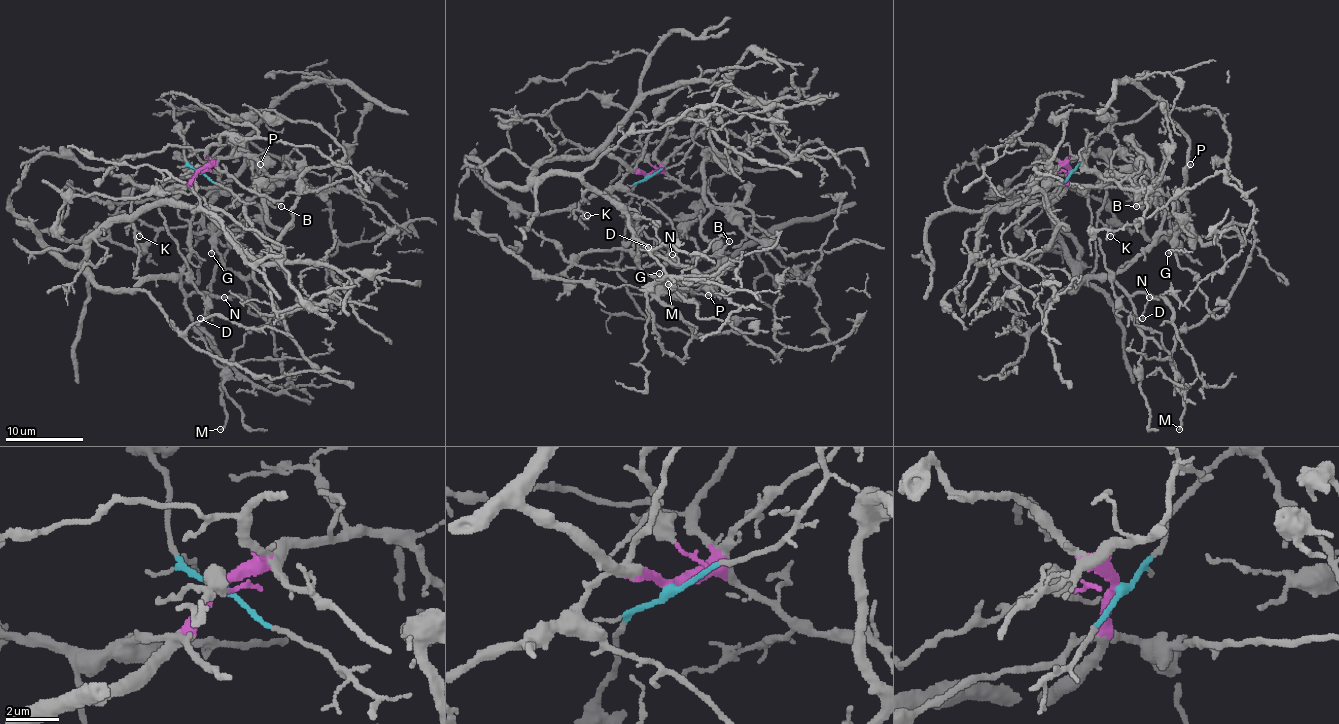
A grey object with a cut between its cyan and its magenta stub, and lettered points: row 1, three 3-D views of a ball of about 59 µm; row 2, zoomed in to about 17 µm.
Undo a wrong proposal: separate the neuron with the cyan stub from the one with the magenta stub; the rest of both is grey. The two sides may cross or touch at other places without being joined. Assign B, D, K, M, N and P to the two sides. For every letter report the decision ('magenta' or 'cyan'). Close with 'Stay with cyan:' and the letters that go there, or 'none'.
B: magenta
D: magenta
K: magenta
M: magenta
N: magenta
P: cyan
Stay with cyan: P

